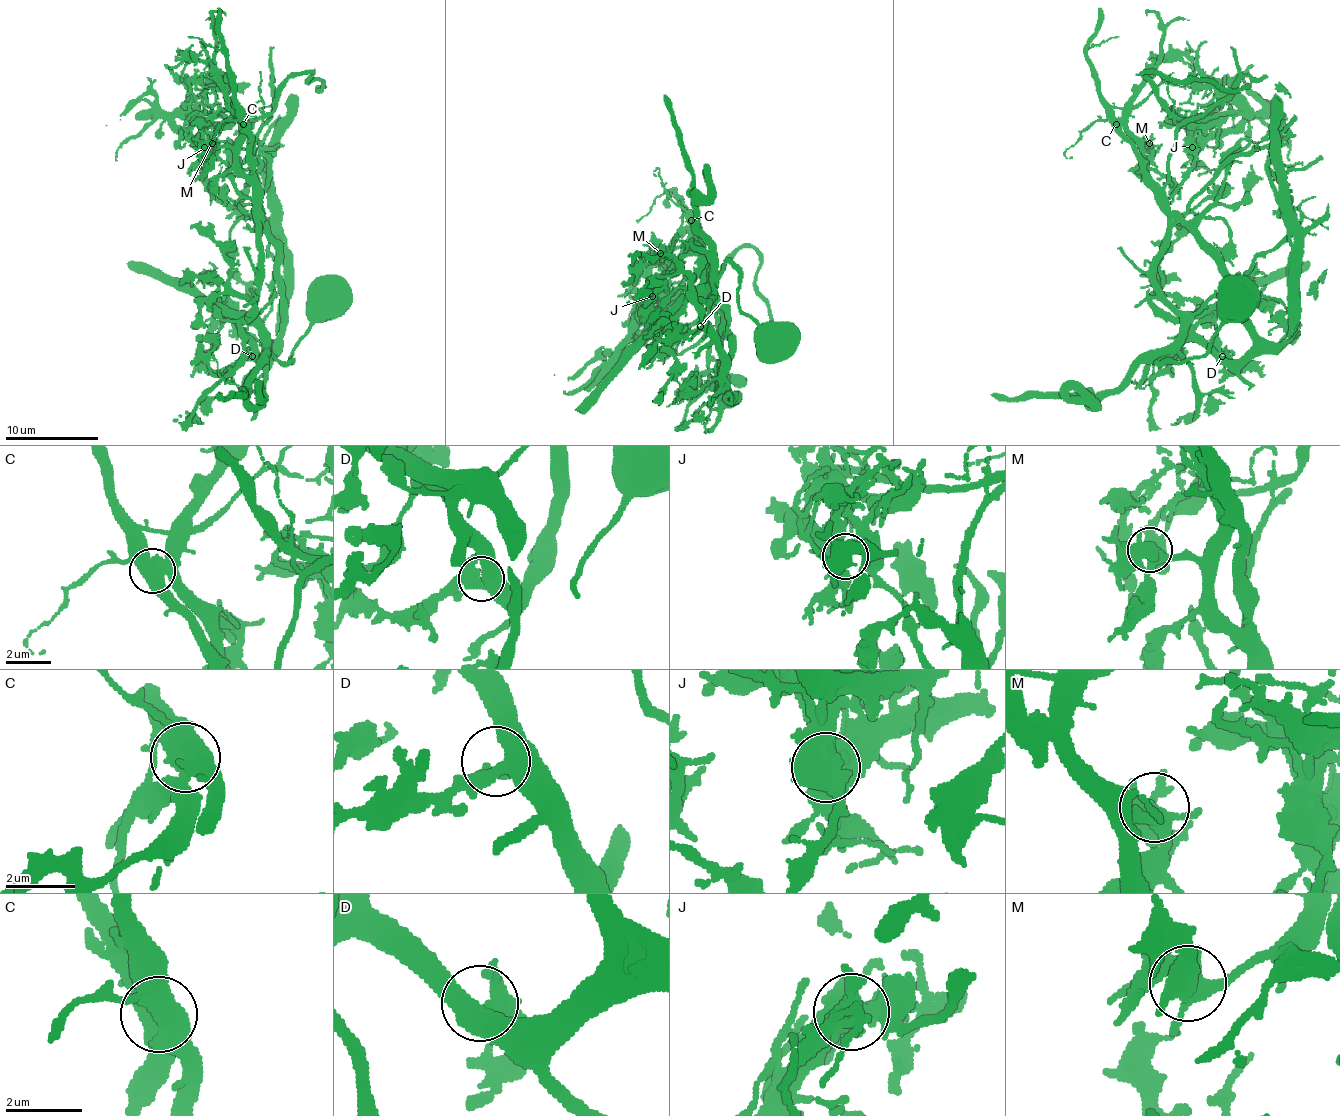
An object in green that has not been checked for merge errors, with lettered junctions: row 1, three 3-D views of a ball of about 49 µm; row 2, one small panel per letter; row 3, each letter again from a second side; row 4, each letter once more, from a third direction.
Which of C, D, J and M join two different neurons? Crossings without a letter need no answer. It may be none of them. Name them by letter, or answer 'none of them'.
C, J

